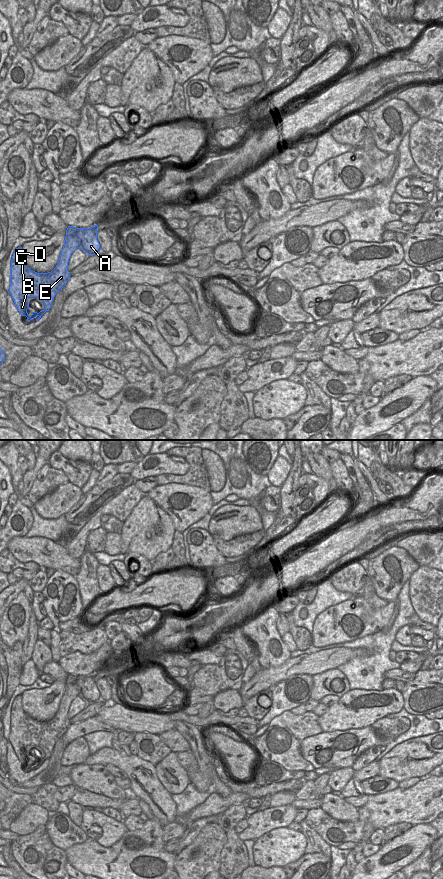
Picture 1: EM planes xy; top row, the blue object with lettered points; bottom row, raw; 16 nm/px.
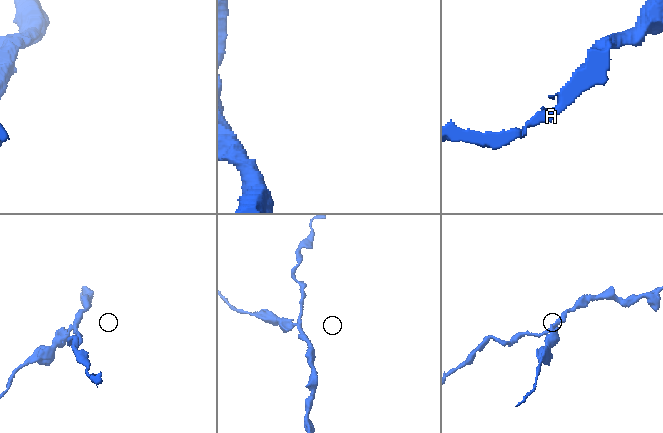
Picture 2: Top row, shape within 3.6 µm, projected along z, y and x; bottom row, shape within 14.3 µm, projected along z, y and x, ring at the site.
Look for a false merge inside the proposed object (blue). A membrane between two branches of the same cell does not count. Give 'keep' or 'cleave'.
cleave

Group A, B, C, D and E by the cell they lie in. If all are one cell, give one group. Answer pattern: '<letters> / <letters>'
A / B C D E

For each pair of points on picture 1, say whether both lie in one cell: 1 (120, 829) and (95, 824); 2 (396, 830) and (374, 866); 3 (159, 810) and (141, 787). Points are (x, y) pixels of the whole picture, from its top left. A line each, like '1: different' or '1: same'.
1: same
2: different
3: same

